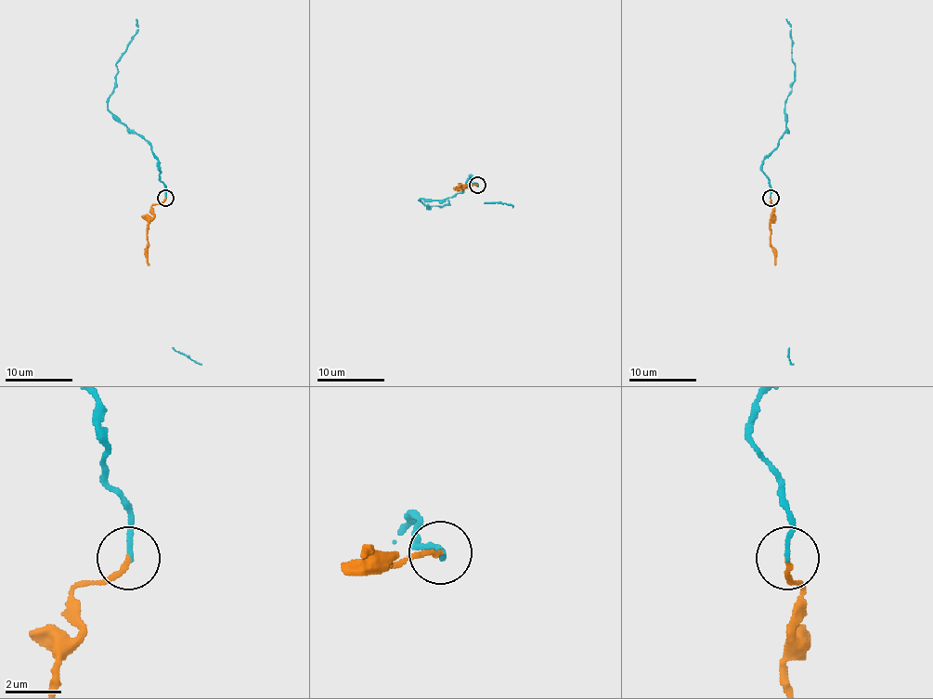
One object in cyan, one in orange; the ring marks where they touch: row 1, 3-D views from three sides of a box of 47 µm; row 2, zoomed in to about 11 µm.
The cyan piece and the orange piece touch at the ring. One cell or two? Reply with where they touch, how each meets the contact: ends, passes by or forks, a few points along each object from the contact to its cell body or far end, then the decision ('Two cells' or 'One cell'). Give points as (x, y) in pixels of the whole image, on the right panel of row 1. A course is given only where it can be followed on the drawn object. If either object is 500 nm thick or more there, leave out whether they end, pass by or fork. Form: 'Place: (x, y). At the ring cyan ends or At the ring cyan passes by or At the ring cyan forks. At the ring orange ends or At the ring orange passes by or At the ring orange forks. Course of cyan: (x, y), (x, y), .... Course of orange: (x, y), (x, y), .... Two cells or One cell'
Place: (771, 198). At the ring cyan ends. At the ring orange ends. Course of cyan: (770, 199), (771, 187), (761, 172), (761, 161), (785, 133), (785, 98), (792, 89), (796, 63), (785, 19). Course of orange: (770, 199), (773, 207), (770, 230), (775, 265). One cell

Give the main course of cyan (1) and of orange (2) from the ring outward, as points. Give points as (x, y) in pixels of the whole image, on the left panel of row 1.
1: (165, 199), (165, 187), (152, 148), (108, 109), (108, 98), (115, 89), (116, 63), (136, 30), (136, 19)
2: (165, 199), (152, 207), (147, 230), (149, 265)

